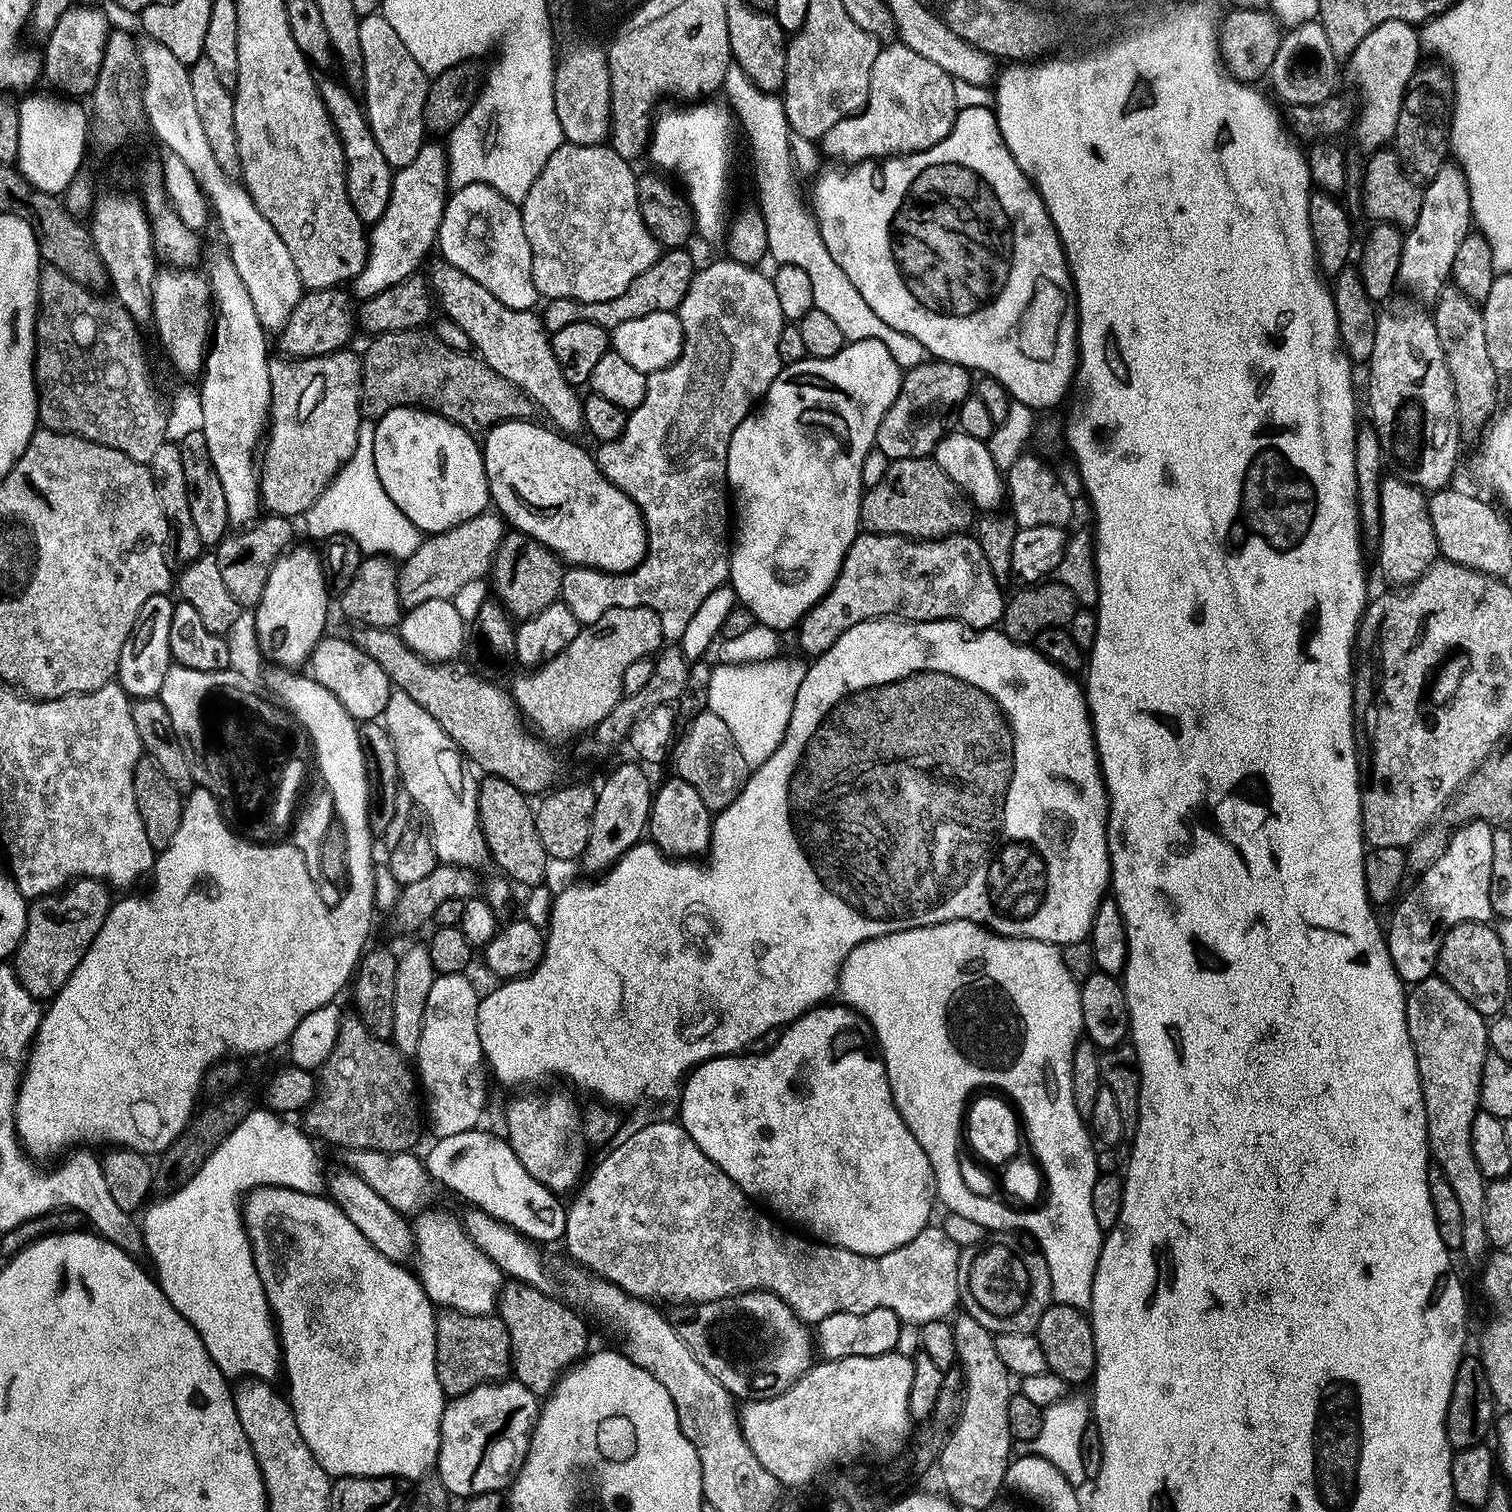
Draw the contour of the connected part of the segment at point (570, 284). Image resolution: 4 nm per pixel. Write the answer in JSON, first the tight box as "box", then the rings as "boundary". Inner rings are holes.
{"box":[519,143,662,304],"boundary":[[[563,143],[542,166],[542,170],[534,178],[530,190],[526,194],[524,203],[519,205],[520,217],[522,218],[522,230],[526,230],[526,242],[530,242],[532,251],[532,281],[537,293],[541,297],[545,296],[545,301],[554,300],[581,300],[587,304],[601,304],[607,300],[618,298],[638,278],[638,274],[645,272],[654,261],[660,259],[662,255],[662,245],[656,241],[651,230],[644,224],[644,219],[640,213],[640,203],[638,202],[638,190],[636,189],[637,173],[632,172],[633,165],[624,160],[607,143],[595,144],[594,146],[578,146],[577,144]]]}

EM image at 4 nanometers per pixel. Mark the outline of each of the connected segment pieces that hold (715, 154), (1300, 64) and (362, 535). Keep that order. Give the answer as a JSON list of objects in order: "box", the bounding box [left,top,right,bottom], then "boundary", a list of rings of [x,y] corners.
[{"box":[646,107,734,240],"boundary":[[[684,107],[688,108],[682,109],[681,112],[664,112],[660,117],[655,117],[650,128],[646,156],[661,168],[657,168],[661,173],[673,172],[681,180],[679,183],[686,193],[698,232],[708,240],[716,240],[719,236],[721,239],[726,232],[724,195],[728,192],[728,167],[732,164],[734,120],[727,107]]]},{"box":[1268,20,1338,105],"boundary":[[[1318,20],[1308,21],[1289,29],[1281,37],[1268,78],[1287,105],[1318,105],[1327,101],[1335,91],[1336,68],[1338,62],[1330,49],[1325,30]]]},{"box":[303,434,422,558],"boundary":[[[368,434],[359,437],[354,454],[340,467],[328,489],[303,513],[303,520],[309,534],[316,540],[347,538],[359,546],[361,553],[383,554],[389,558],[414,554],[422,539],[420,529],[412,525],[410,518],[394,506],[390,494],[386,494],[374,466],[372,437]]]}]

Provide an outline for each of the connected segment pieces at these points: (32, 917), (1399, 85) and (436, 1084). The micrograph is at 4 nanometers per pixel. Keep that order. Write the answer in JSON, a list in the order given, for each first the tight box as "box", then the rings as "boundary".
[{"box":[14,880,110,1002],"boundary":[[[73,880],[66,888],[53,892],[50,896],[41,896],[28,904],[28,917],[24,933],[16,946],[14,953],[14,971],[20,979],[20,984],[37,1001],[44,1002],[56,995],[56,992],[70,978],[70,974],[82,962],[90,942],[98,934],[102,922],[106,918],[110,907],[110,889],[102,880]]]},{"box":[1346,20,1421,150],"boundary":[[[1404,20],[1382,22],[1382,26],[1374,26],[1374,30],[1370,30],[1370,34],[1358,42],[1358,50],[1354,50],[1354,54],[1348,57],[1346,67],[1349,82],[1360,91],[1354,131],[1362,147],[1367,150],[1383,148],[1395,137],[1408,83],[1421,63],[1419,31]]]},{"box":[414,972,484,1139],"boundary":[[[458,972],[438,974],[431,984],[430,993],[426,996],[426,1010],[423,1011],[422,1034],[419,1035],[418,1050],[414,1057],[416,1076],[424,1097],[426,1122],[437,1139],[473,1131],[479,1125],[477,1123],[484,1108],[484,1088],[478,1078],[478,1072],[484,1066],[481,1040],[477,1036],[477,1006],[480,994],[477,994],[475,986],[466,977],[465,973]]]}]

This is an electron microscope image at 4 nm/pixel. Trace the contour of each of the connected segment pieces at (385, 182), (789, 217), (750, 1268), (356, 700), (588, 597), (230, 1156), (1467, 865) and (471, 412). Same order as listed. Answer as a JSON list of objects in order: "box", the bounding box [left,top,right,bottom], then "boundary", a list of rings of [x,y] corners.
[{"box":[319,79,394,226],"boundary":[[[339,79],[319,81],[320,97],[326,106],[332,125],[340,135],[340,144],[344,148],[344,166],[346,169],[346,195],[352,203],[352,209],[365,225],[371,226],[386,214],[386,206],[392,193],[394,169],[382,154],[381,147],[375,141],[368,116],[361,101],[352,97],[353,89],[345,86]]]},{"box":[723,70,928,370],"boundary":[[[730,70],[724,79],[723,95],[728,95],[727,103],[738,117],[738,122],[742,124],[743,130],[746,132],[750,150],[752,152],[752,160],[754,162],[754,176],[756,178],[756,186],[758,188],[758,205],[761,216],[764,219],[767,234],[767,255],[775,261],[775,265],[794,265],[802,268],[808,274],[811,282],[811,290],[813,294],[813,307],[816,307],[824,314],[833,318],[837,323],[838,328],[842,331],[844,338],[847,341],[853,340],[878,340],[882,341],[890,354],[894,356],[894,360],[898,362],[902,370],[913,368],[927,360],[928,355],[925,347],[922,346],[916,338],[911,338],[909,335],[902,334],[900,331],[894,330],[890,326],[886,326],[880,318],[866,305],[866,300],[858,294],[854,284],[850,282],[850,278],[846,278],[846,272],[838,266],[834,258],[830,257],[830,252],[827,250],[825,243],[822,242],[820,227],[817,226],[816,217],[811,213],[811,209],[802,202],[802,196],[796,184],[794,176],[794,168],[792,166],[792,156],[798,166],[799,172],[808,176],[807,178],[815,177],[821,169],[822,161],[821,151],[815,146],[813,141],[803,141],[801,136],[793,133],[789,126],[788,119],[785,114],[785,106],[783,99],[775,93],[764,92],[753,86],[748,76],[744,75],[739,70]]]},{"box":[562,1119,962,1326],"boundary":[[[675,1119],[672,1120],[656,1120],[653,1124],[645,1123],[638,1130],[638,1134],[631,1135],[622,1146],[605,1151],[603,1153],[605,1156],[601,1158],[600,1165],[593,1170],[592,1177],[588,1181],[585,1179],[579,1185],[575,1195],[572,1196],[577,1195],[573,1198],[572,1204],[570,1200],[567,1205],[568,1217],[566,1218],[566,1230],[564,1231],[562,1244],[563,1247],[568,1247],[569,1254],[580,1263],[579,1267],[581,1269],[587,1270],[597,1277],[609,1280],[615,1288],[621,1288],[626,1295],[645,1302],[677,1300],[680,1304],[695,1306],[705,1304],[707,1300],[734,1298],[740,1292],[754,1292],[757,1290],[772,1292],[790,1305],[797,1318],[805,1322],[818,1322],[830,1314],[838,1314],[839,1312],[869,1312],[870,1310],[885,1308],[886,1310],[894,1310],[894,1314],[905,1325],[919,1326],[930,1320],[943,1320],[951,1317],[957,1311],[955,1308],[958,1308],[961,1303],[960,1253],[962,1250],[954,1242],[950,1242],[950,1238],[946,1238],[943,1227],[929,1226],[923,1228],[910,1242],[898,1246],[898,1250],[887,1252],[881,1256],[854,1254],[854,1250],[838,1248],[835,1244],[817,1242],[815,1239],[805,1238],[803,1235],[800,1235],[801,1237],[795,1236],[794,1233],[779,1228],[771,1220],[771,1218],[773,1219],[771,1215],[768,1215],[769,1217],[763,1216],[752,1205],[755,1203],[750,1199],[748,1193],[743,1192],[717,1164],[710,1162],[710,1158],[706,1158],[706,1154],[702,1154],[702,1150],[692,1141],[690,1134],[686,1134],[683,1124]]]},{"box":[310,634,394,722],"boundary":[[[331,634],[325,635],[314,646],[310,657],[310,675],[313,680],[326,686],[326,690],[330,690],[330,694],[334,694],[334,698],[338,698],[338,702],[342,704],[346,714],[350,714],[352,719],[357,722],[383,717],[386,702],[394,691],[386,670],[382,670],[382,666],[378,666],[378,662],[374,662],[374,658],[370,658],[370,654],[363,652],[351,639],[343,640],[342,637],[331,636]]]},{"box":[559,258,786,642],"boundary":[[[731,258],[723,259],[710,263],[701,272],[699,269],[693,273],[687,293],[676,309],[684,332],[684,351],[680,353],[680,359],[670,365],[669,368],[647,373],[646,394],[642,398],[640,405],[627,413],[628,421],[624,427],[624,432],[618,439],[605,440],[597,447],[600,449],[595,449],[594,459],[596,465],[600,468],[600,473],[611,484],[616,484],[617,487],[627,492],[631,500],[639,506],[642,515],[644,515],[644,525],[648,527],[648,553],[652,556],[652,560],[644,560],[635,570],[624,570],[621,576],[611,576],[608,572],[589,570],[583,566],[569,567],[560,583],[559,599],[567,608],[572,610],[574,618],[578,618],[581,626],[598,622],[598,618],[602,618],[602,614],[606,614],[606,610],[610,610],[608,604],[613,604],[615,608],[652,608],[656,612],[664,612],[664,616],[668,616],[668,620],[662,622],[664,638],[665,641],[676,642],[679,641],[680,636],[683,634],[680,628],[686,630],[684,616],[688,616],[688,612],[698,610],[698,606],[702,606],[702,598],[706,598],[706,594],[710,594],[716,588],[721,587],[729,579],[730,548],[727,543],[724,545],[724,519],[727,516],[729,519],[730,516],[730,504],[726,499],[728,447],[732,441],[734,430],[750,415],[754,405],[763,397],[770,385],[775,382],[781,368],[783,368],[779,358],[778,344],[781,332],[786,325],[786,319],[783,316],[773,281],[768,276],[766,278],[762,273],[758,272],[760,271],[759,269],[751,265],[738,263],[737,260]]]},{"box":[142,1110,326,1382],"boundary":[[[253,1110],[177,1193],[147,1205],[142,1231],[146,1256],[156,1267],[161,1290],[202,1338],[225,1377],[272,1382],[281,1371],[282,1353],[244,1229],[242,1197],[254,1188],[289,1188],[316,1194],[326,1180],[320,1177],[313,1141],[277,1113],[261,1111]]]},{"box":[1386,820,1493,985],"boundary":[[[1475,820],[1462,826],[1452,835],[1446,846],[1446,854],[1442,854],[1442,858],[1438,858],[1438,862],[1434,862],[1430,870],[1419,873],[1417,880],[1420,881],[1408,893],[1405,891],[1399,897],[1398,903],[1391,909],[1393,910],[1392,921],[1389,922],[1388,928],[1386,924],[1386,939],[1390,962],[1405,985],[1414,985],[1420,980],[1425,980],[1427,976],[1433,975],[1436,955],[1440,952],[1440,942],[1451,928],[1471,920],[1488,922],[1493,919],[1490,906],[1490,870],[1493,866],[1493,825],[1486,820]]]},{"box":[360,332,534,434],"boundary":[[[383,332],[363,353],[360,415],[365,421],[375,422],[392,408],[419,406],[480,434],[502,420],[526,420],[533,415],[534,405],[524,391],[497,376],[479,355],[459,352],[424,332]]]}]

